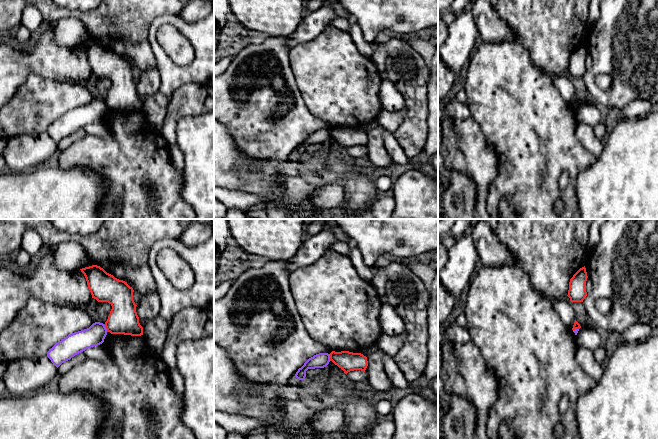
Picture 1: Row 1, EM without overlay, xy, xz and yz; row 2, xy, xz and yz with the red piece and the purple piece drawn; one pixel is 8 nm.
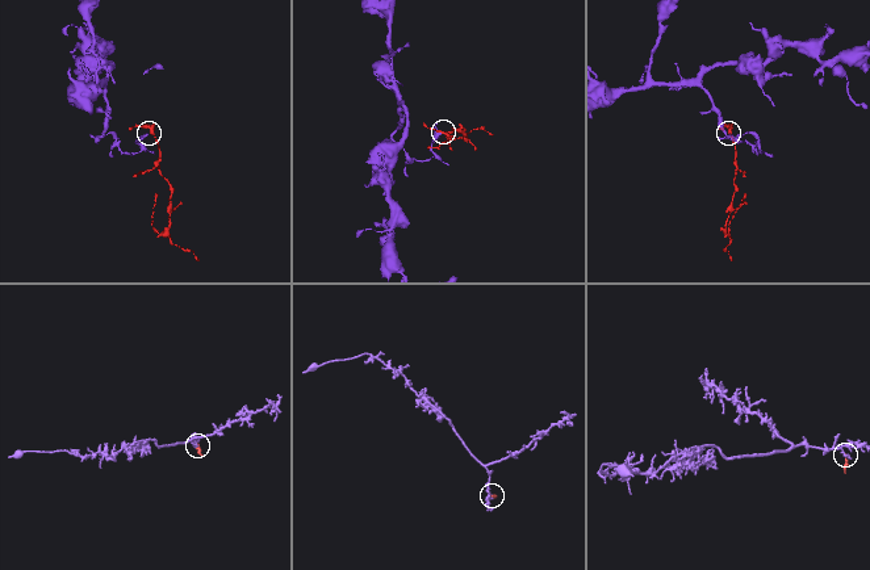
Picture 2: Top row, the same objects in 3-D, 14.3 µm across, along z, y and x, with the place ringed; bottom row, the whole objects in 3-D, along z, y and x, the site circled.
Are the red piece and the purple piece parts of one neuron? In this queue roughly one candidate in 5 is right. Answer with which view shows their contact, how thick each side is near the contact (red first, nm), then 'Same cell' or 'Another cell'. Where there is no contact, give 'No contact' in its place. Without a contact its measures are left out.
Touches red in xy. Thickness 240 nm (red) against 160 nm. Another cell

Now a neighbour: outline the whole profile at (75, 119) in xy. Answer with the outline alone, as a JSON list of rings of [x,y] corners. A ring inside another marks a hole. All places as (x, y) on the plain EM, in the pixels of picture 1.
[[[95,98],[89,104],[72,109],[56,119],[47,128],[47,133],[58,144],[62,139],[87,124],[98,122],[104,118],[107,105],[103,99]]]

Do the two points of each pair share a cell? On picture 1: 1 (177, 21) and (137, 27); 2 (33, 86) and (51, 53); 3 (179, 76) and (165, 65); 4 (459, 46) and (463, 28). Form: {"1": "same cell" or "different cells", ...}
{"1": "different cells", "2": "different cells", "3": "same cell", "4": "same cell"}

